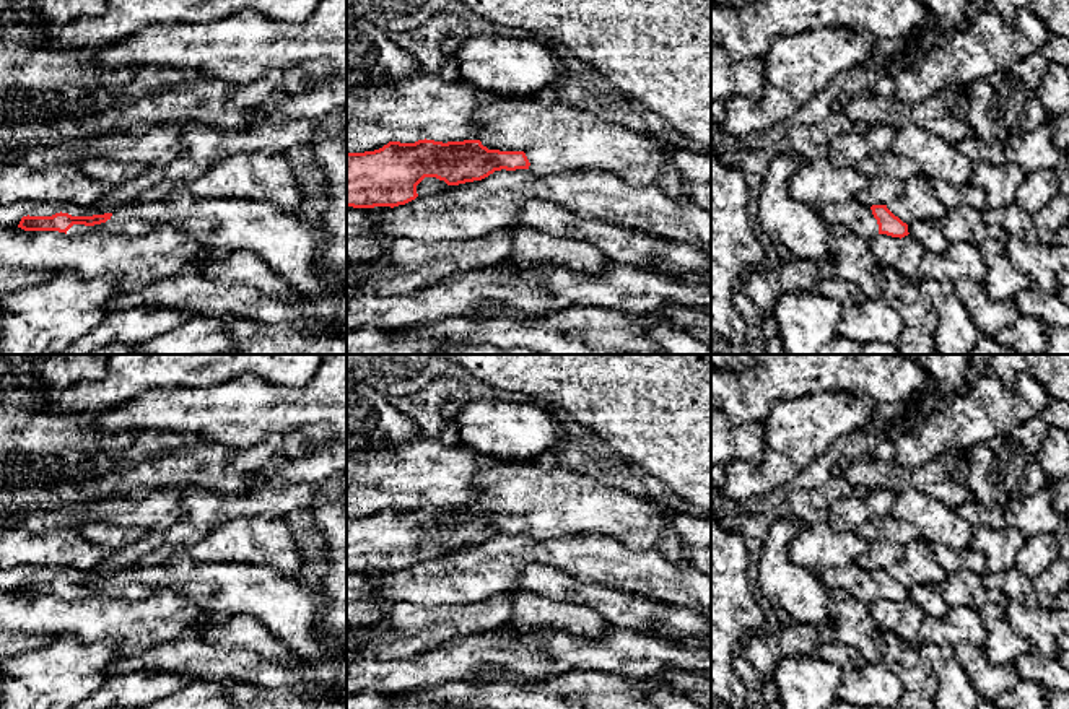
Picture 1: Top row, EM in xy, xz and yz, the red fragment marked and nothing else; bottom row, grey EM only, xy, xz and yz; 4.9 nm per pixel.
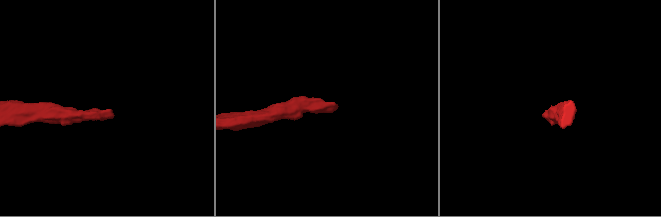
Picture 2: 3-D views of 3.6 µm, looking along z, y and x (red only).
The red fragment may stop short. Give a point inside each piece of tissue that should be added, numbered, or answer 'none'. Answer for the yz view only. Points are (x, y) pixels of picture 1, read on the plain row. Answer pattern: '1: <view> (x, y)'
1: yz (853, 578)

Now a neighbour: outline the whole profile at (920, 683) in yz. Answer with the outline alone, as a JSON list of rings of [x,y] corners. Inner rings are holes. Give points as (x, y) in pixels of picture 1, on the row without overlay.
[[[877,629],[872,639],[882,655],[882,663],[895,673],[903,694],[893,709],[936,709],[937,678],[931,665],[919,655],[918,646],[910,646],[888,631]]]

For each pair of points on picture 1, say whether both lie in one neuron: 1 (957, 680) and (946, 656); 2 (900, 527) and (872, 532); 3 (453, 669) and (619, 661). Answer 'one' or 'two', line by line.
1: one
2: one
3: one

